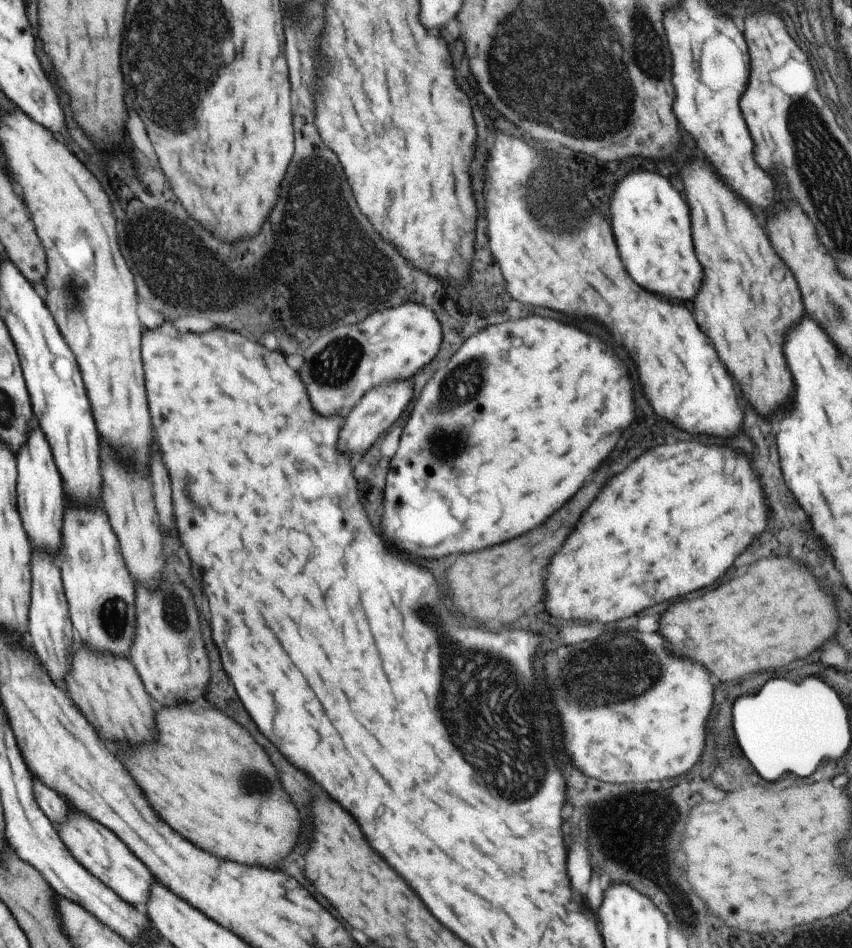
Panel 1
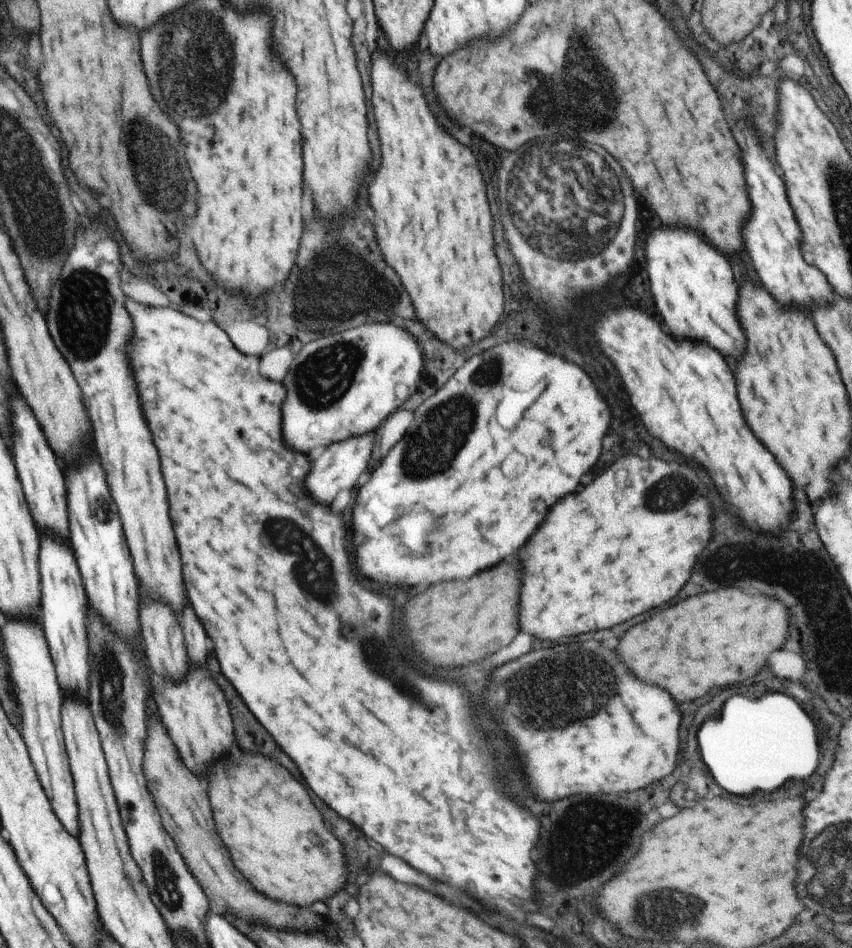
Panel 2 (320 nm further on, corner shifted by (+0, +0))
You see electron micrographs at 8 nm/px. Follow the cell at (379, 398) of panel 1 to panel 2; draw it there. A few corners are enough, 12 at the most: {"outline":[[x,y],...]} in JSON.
{"outline":[[374,433],[327,446],[306,476],[318,504],[355,488]]}

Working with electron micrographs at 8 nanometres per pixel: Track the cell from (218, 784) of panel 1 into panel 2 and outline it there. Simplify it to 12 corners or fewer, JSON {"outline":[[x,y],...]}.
{"outline":[[264,756],[208,782],[218,834],[286,904],[346,884],[342,844],[306,788]]}

